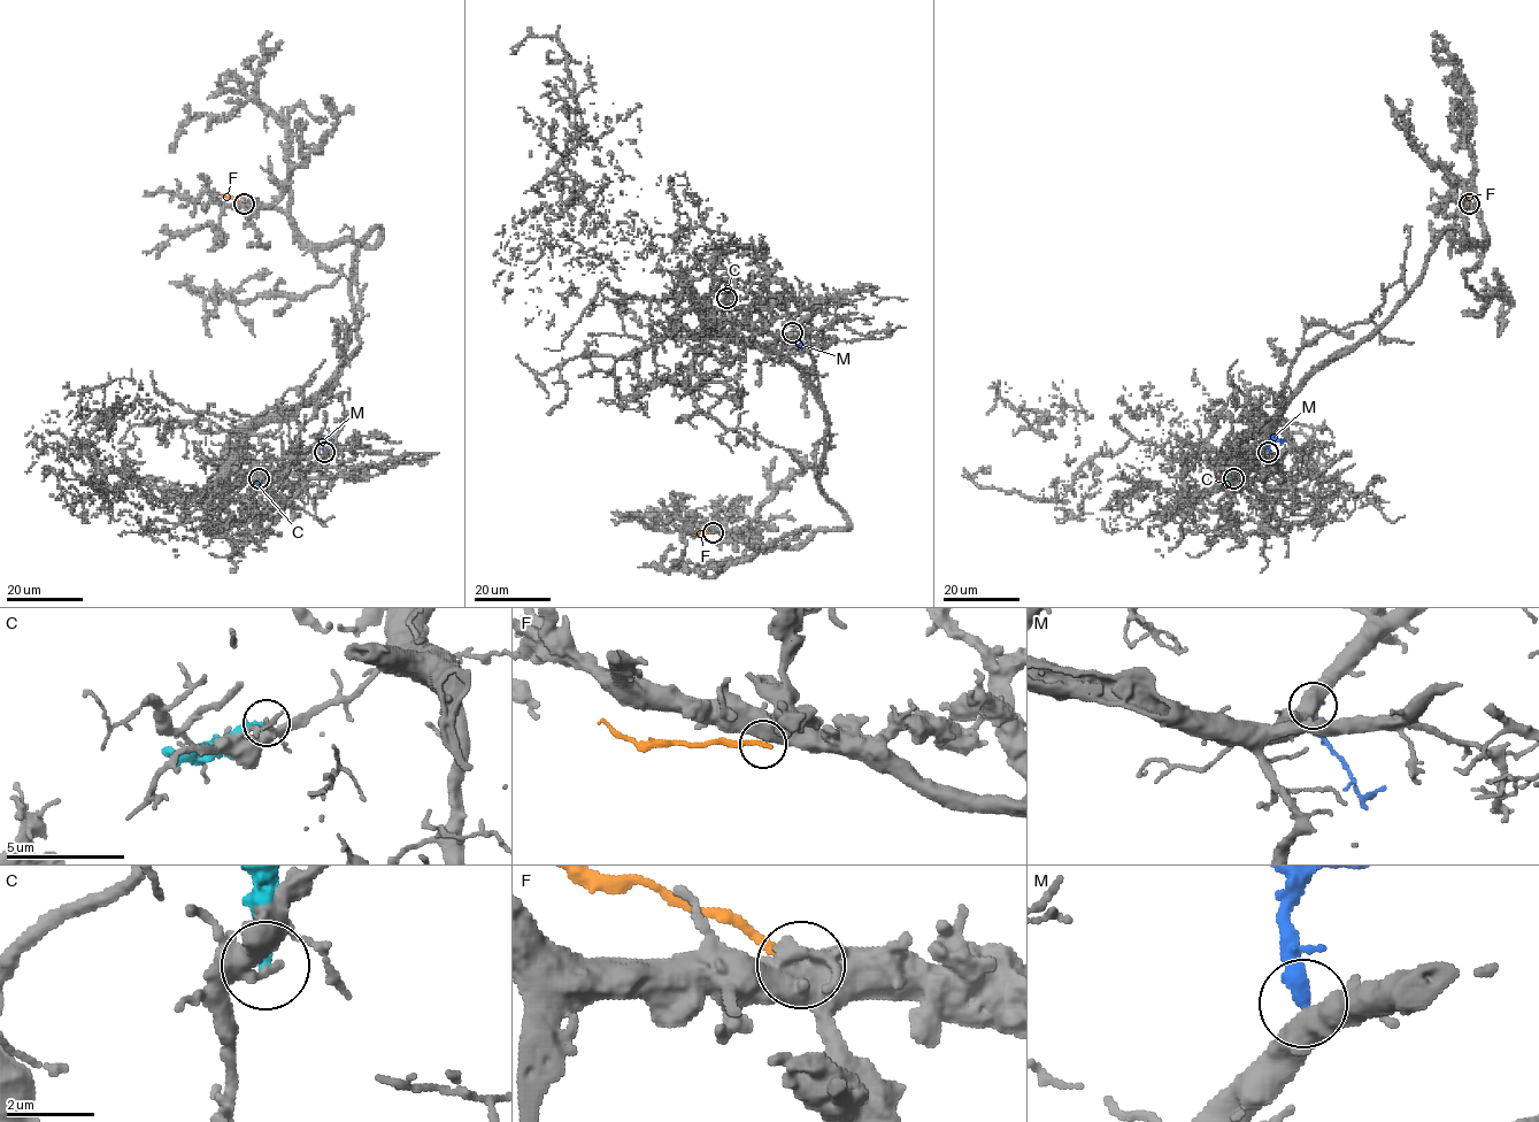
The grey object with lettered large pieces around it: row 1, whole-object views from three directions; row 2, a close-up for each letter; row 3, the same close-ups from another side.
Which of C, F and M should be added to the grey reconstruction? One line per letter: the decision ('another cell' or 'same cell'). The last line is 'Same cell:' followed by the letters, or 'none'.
C: another cell
F: another cell
M: same cell
Same cell: M

